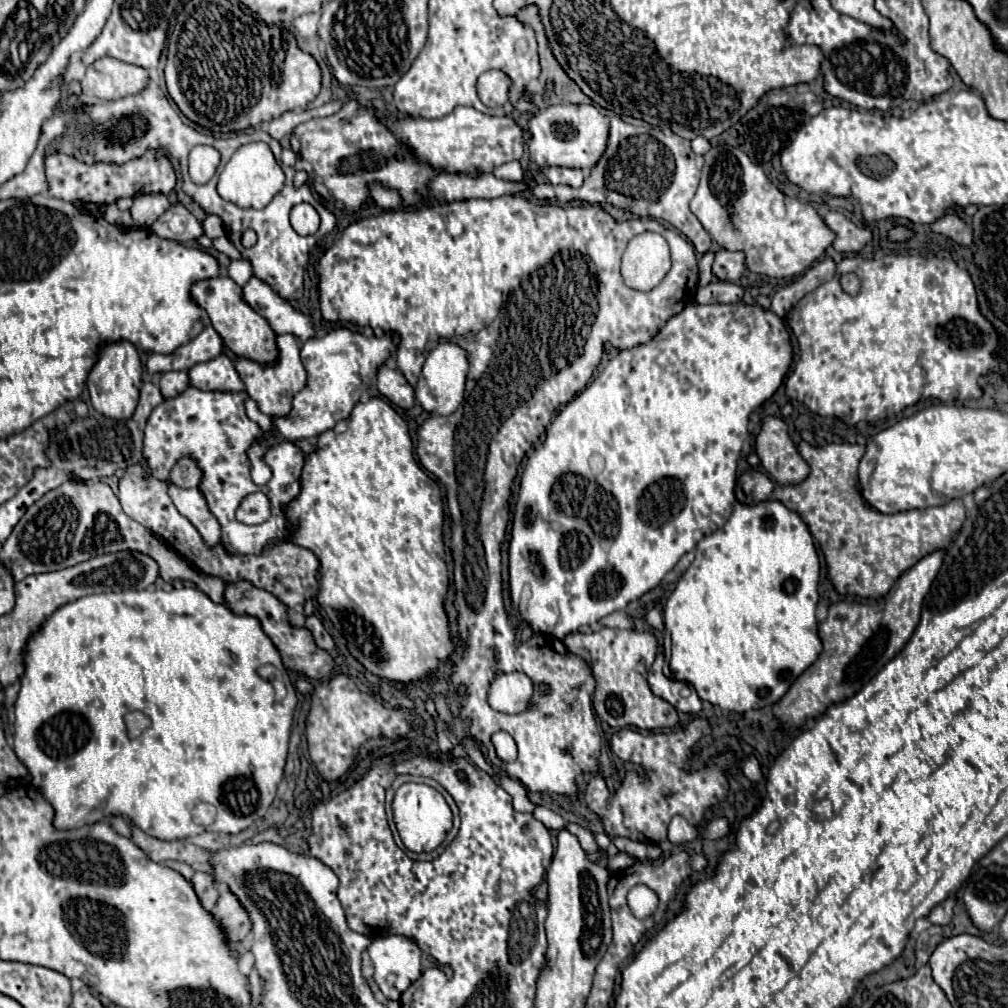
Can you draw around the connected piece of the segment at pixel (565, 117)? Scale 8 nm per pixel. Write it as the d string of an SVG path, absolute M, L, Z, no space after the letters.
M551 105L529 121L529 155L541 169L551 165L591 169L607 147L609 121L593 105Z

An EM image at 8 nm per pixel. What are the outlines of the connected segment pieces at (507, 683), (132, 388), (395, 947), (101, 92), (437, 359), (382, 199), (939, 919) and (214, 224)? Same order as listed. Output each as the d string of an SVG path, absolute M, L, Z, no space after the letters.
M525 673L497 675L489 687L489 705L501 713L523 713L533 701L533 683Z
M119 341L119 343L103 345L99 351L99 361L95 363L95 367L91 369L87 377L87 389L89 389L91 405L95 407L95 411L115 421L129 419L135 413L135 407L139 401L141 373L143 373L143 367L133 343Z
M387 935L377 937L367 951L383 995L399 1001L401 993L421 975L421 949L403 935Z
M111 57L97 59L87 67L81 81L83 93L99 99L123 99L141 93L149 83L149 73L143 67L129 65Z
M439 343L427 357L423 365L423 373L415 387L415 399L423 405L425 411L437 415L451 415L461 403L465 393L465 377L467 377L467 353L453 343Z
M373 185L371 187L371 197L375 201L375 205L379 205L381 209L399 209L401 207L401 199L395 191L381 187L381 185Z
M949 897L949 899L945 899L943 903L939 903L931 913L929 913L929 921L931 923L935 923L935 925L947 925L949 921L951 921L951 917L953 917L953 905L955 905L955 899L953 897Z
M205 213L205 219L201 221L201 225L203 225L205 235L209 235L211 239L215 239L215 237L223 237L223 235L225 235L225 229L223 229L221 219L219 219L217 215L213 215L213 213Z

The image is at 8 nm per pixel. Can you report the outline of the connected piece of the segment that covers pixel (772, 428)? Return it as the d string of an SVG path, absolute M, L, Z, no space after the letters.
M767 417L763 421L761 433L757 435L757 455L779 485L797 485L809 475L809 465L791 441L787 425L777 417Z

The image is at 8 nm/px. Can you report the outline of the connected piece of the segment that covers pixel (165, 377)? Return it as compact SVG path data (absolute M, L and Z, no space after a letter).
M169 371L169 373L163 373L161 375L159 389L161 389L161 393L163 393L165 399L177 397L187 387L189 387L189 375L185 371Z

